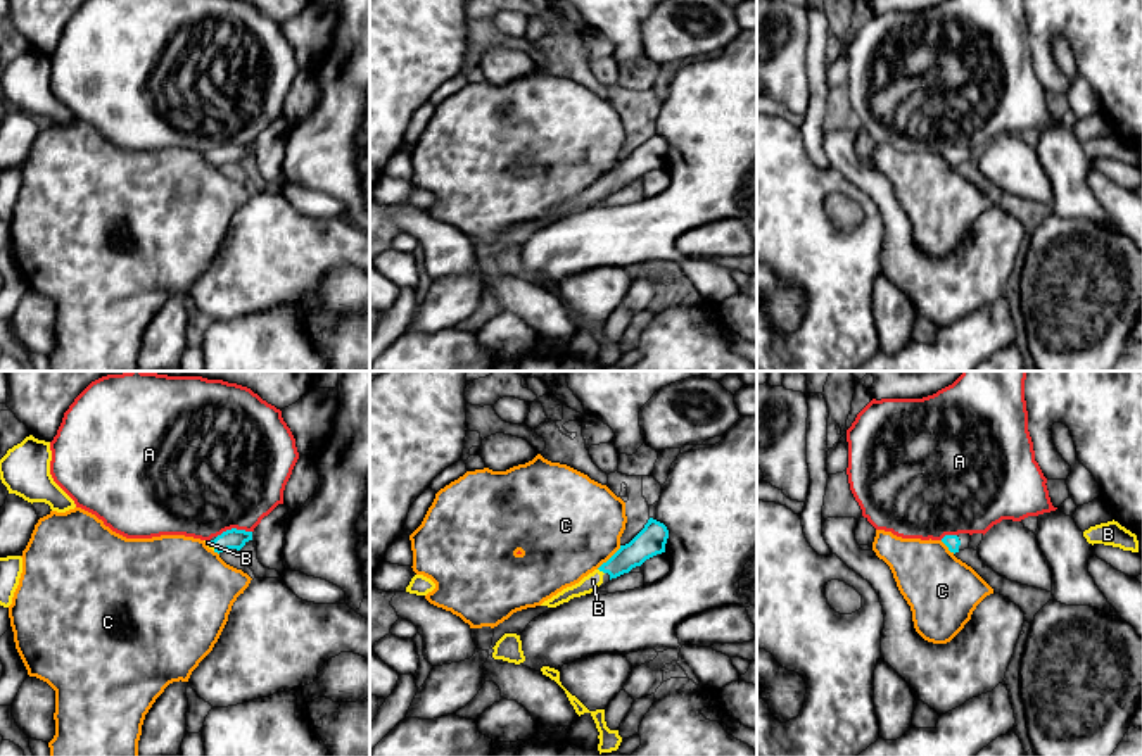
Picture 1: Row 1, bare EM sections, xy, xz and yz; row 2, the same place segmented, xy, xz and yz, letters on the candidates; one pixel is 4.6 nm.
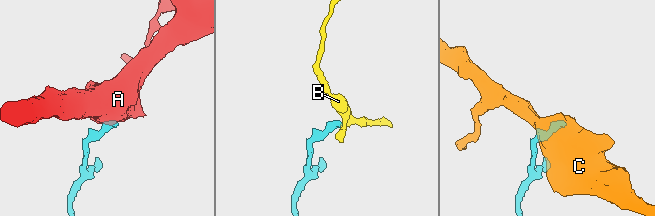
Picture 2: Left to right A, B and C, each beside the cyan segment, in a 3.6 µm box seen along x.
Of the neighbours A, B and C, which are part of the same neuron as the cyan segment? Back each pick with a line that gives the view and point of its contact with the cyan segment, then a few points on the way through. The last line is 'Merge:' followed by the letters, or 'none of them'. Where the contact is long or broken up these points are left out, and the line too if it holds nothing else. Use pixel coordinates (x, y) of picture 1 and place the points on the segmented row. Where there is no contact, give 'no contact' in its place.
B: xz (602, 570) | across xz (647, 544), (615, 566), (602, 570), (593, 580)
Merge: B

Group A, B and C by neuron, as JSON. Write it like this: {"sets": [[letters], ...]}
{"sets": [["A"], ["B"], ["C"]]}

